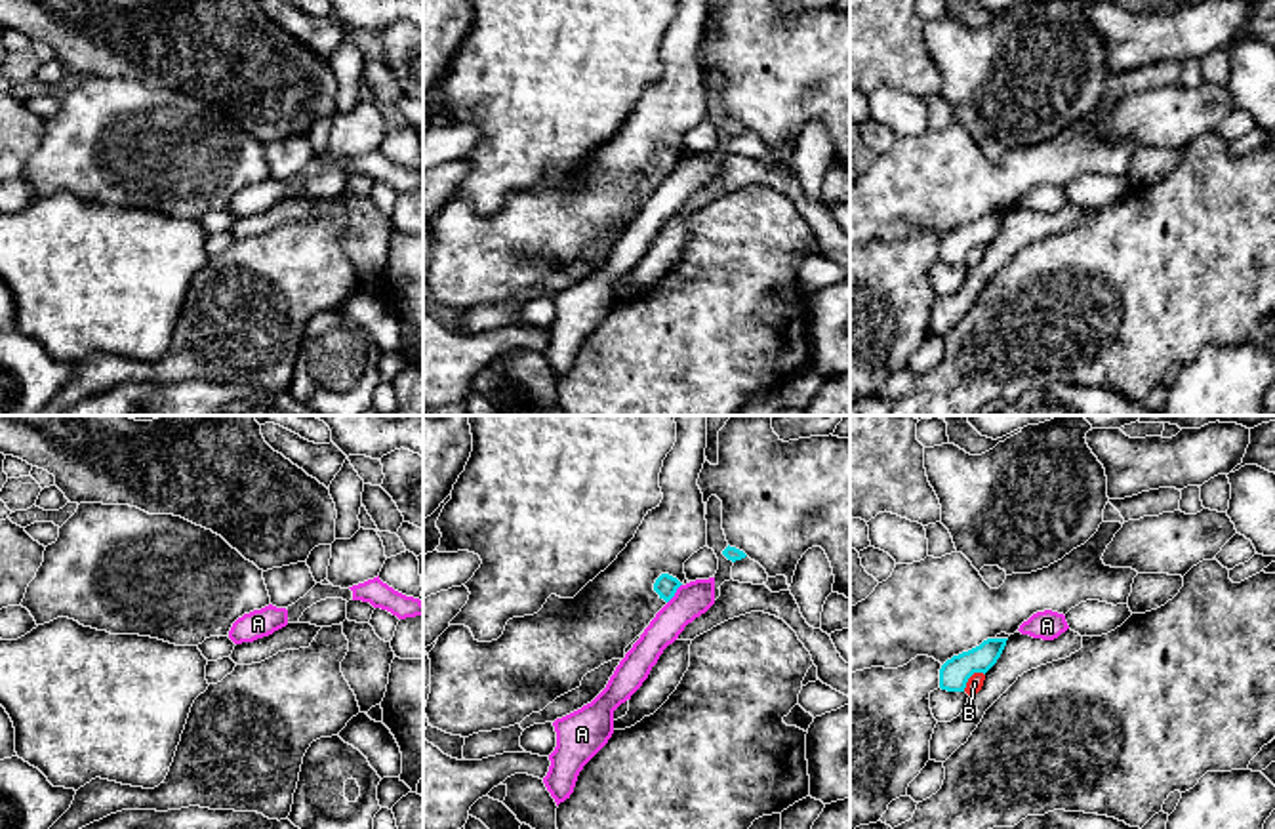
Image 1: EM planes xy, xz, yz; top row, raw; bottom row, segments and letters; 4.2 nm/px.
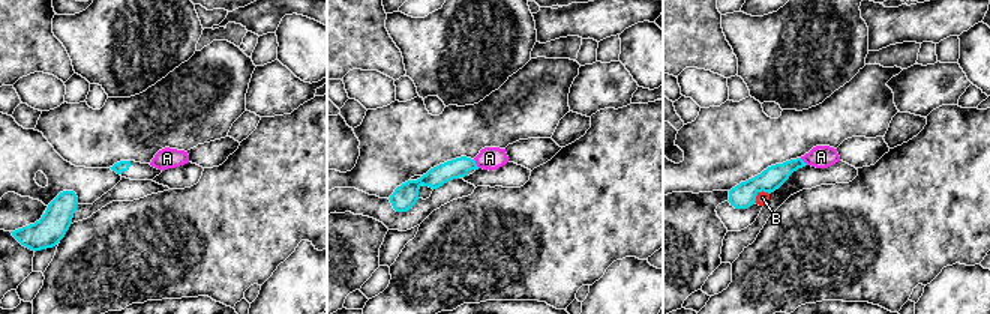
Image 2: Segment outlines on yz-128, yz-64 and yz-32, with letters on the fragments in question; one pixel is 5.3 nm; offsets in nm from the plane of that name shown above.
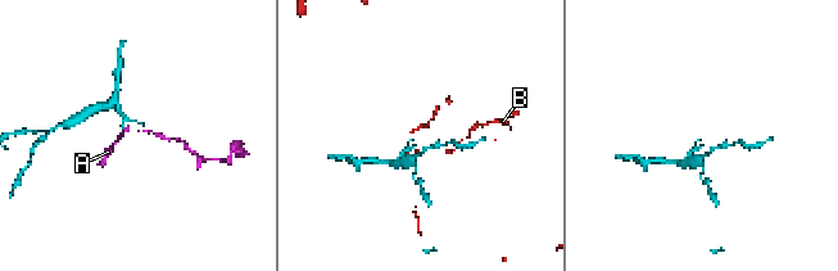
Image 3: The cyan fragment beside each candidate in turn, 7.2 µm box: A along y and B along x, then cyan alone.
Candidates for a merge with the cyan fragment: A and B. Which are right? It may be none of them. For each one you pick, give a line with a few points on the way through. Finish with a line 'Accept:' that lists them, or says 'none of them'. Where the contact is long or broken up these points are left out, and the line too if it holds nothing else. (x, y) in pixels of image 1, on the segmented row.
Accept: none of them

